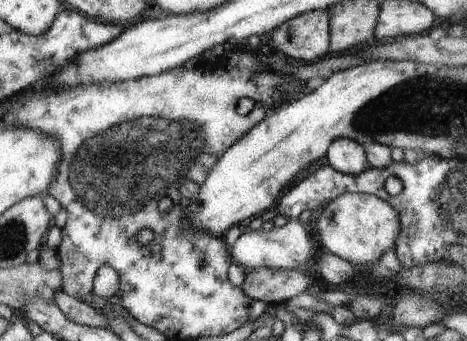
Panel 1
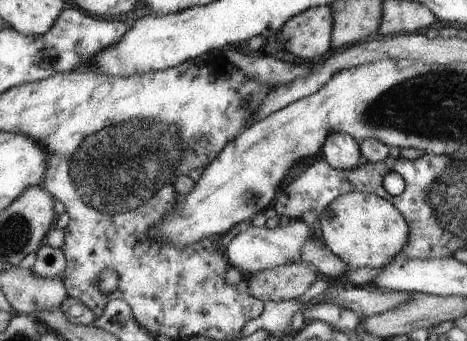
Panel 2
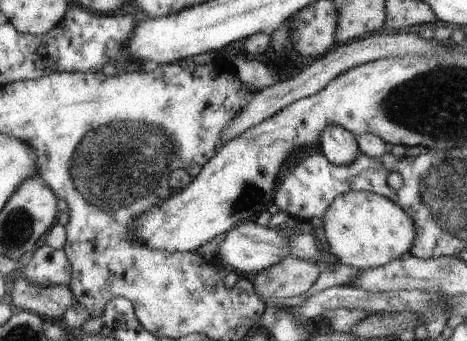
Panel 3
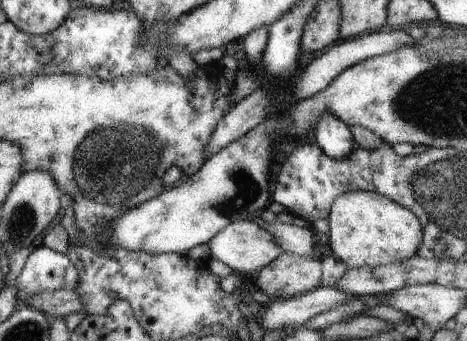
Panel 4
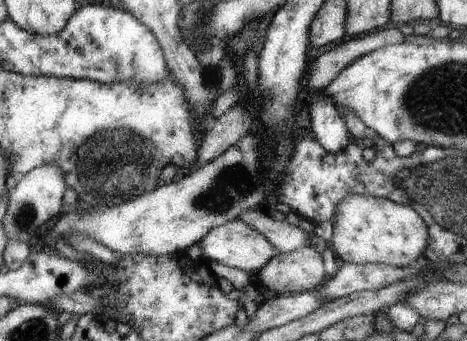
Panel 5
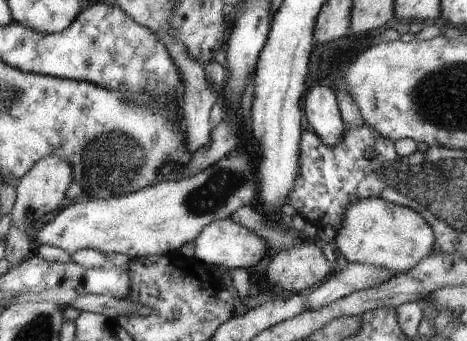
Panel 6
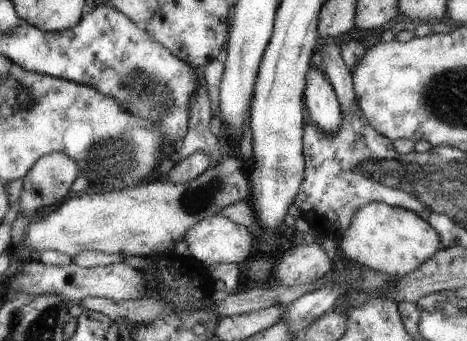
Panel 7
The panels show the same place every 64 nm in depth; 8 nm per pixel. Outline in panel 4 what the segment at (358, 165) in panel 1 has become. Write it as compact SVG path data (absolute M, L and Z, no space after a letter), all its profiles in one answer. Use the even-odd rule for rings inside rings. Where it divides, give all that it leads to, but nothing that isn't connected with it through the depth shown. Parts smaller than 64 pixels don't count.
M323 114L321 120L317 122L313 134L315 134L313 138L315 138L317 146L331 160L343 160L357 150L351 128L333 114Z

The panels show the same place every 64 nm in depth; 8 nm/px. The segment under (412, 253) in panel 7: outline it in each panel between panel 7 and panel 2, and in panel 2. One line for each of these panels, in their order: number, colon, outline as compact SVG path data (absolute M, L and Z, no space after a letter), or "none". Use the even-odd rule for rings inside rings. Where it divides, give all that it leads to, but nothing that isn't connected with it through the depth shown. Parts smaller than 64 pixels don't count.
2: M347 192L337 196L319 218L319 230L325 242L325 248L343 260L349 268L383 268L387 262L393 262L397 254L401 254L401 248L405 248L409 228L399 214L399 210L389 204L387 200L373 196L373 194L361 194L361 192Z
3: M345 192L335 196L329 208L323 212L323 236L337 256L339 264L355 266L359 270L381 268L411 250L415 240L415 224L403 208L385 196L371 192Z
4: M347 192L337 196L325 220L329 224L329 248L335 260L345 262L347 268L375 268L407 260L417 254L423 240L421 222L411 210L373 192Z
5: M355 194L335 204L333 236L329 246L345 264L381 264L405 268L425 252L427 226L411 206L395 204L393 200L385 198Z
6: M367 198L351 202L343 212L343 224L335 232L333 244L349 264L367 264L377 268L387 268L393 274L405 274L415 264L431 254L431 244L435 242L431 226L423 216L407 206L389 204L381 198Z

